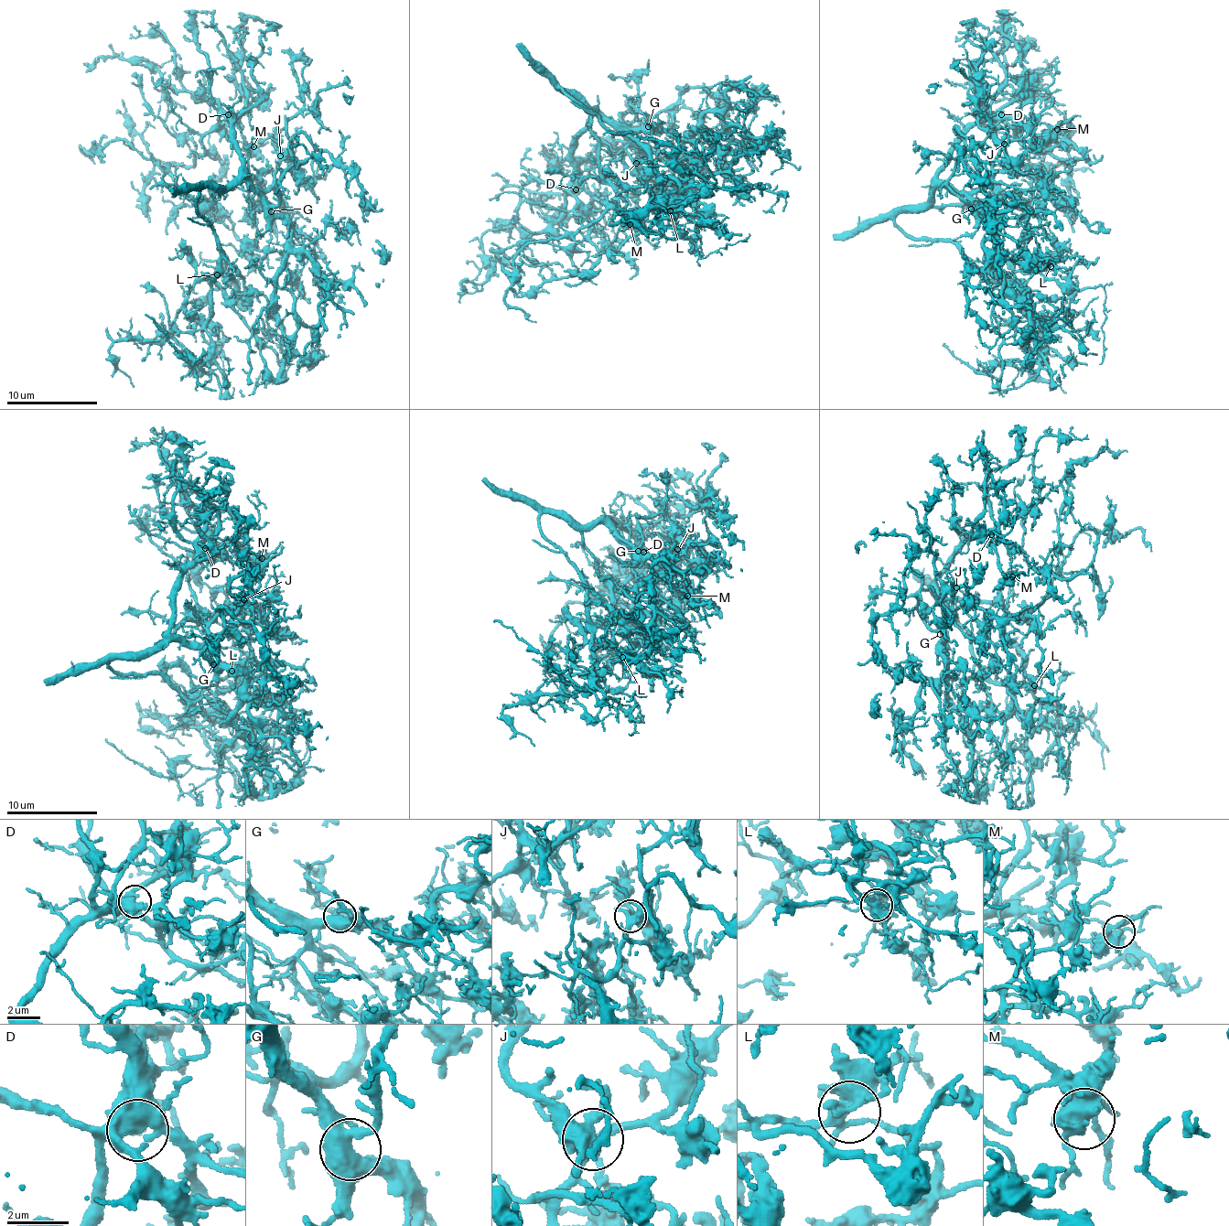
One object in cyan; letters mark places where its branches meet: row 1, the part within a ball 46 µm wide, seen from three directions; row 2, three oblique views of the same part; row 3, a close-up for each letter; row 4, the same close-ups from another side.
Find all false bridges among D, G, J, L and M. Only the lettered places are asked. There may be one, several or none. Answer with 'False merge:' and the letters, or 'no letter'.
False merge: no letter

